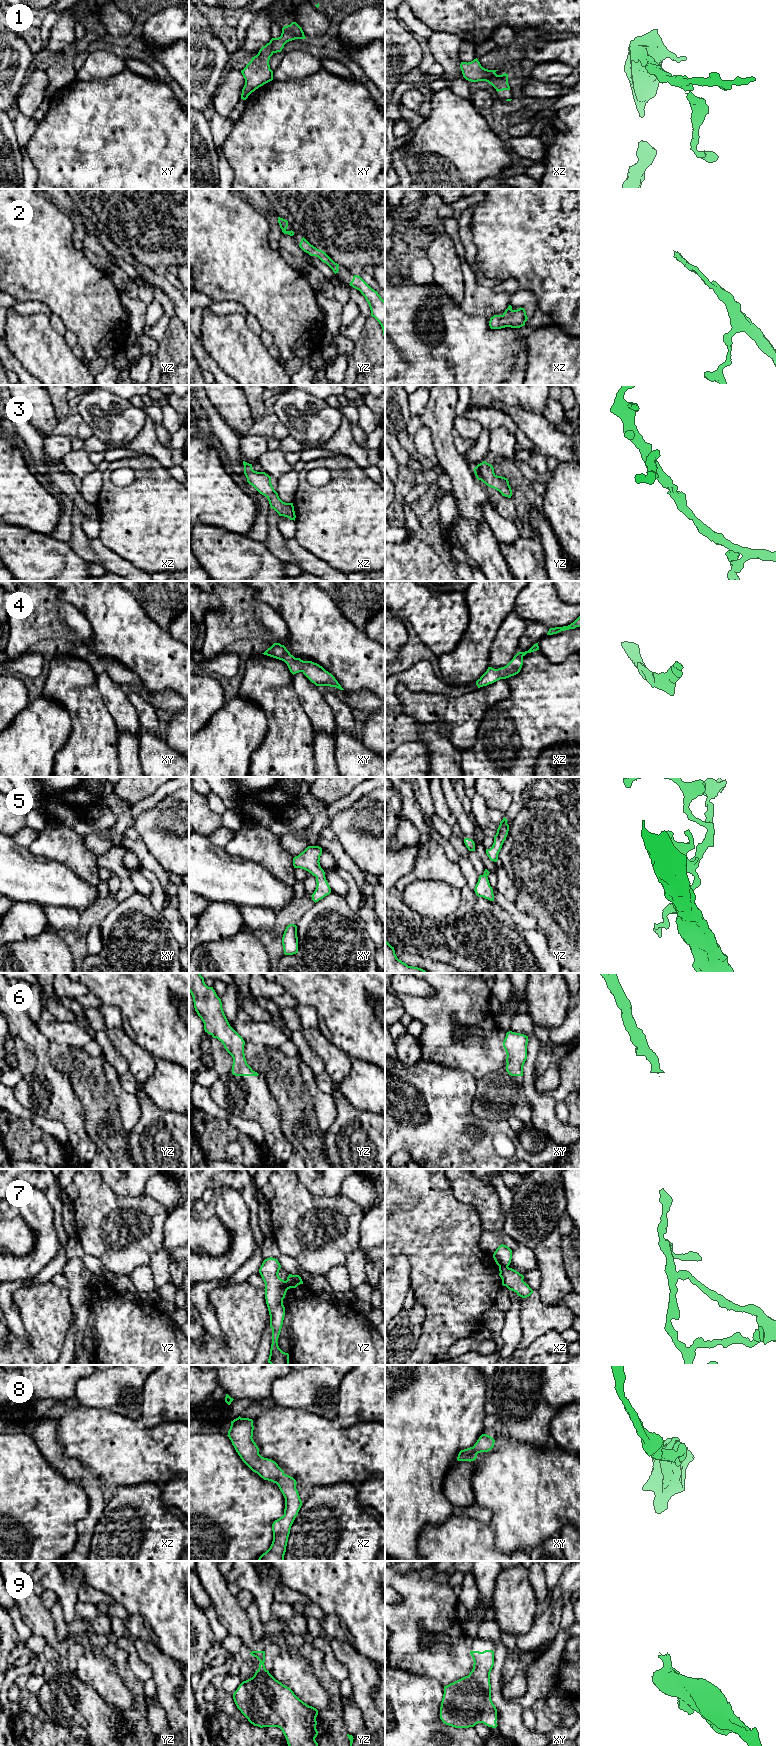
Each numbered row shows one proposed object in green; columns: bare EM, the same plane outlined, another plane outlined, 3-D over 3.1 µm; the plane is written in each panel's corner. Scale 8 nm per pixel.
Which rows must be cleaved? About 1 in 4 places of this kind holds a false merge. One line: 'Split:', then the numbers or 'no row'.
Split: 7

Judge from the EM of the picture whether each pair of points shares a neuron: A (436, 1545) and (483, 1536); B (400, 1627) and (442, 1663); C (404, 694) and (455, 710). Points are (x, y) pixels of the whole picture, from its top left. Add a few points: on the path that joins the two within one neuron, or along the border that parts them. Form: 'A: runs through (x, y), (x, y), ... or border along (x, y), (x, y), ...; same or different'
A: runs through (448, 1545), (466, 1545), (471, 1542); same
B: runs through (406, 1639), (430, 1662); same
C: runs through (417, 705), (442, 708); same

